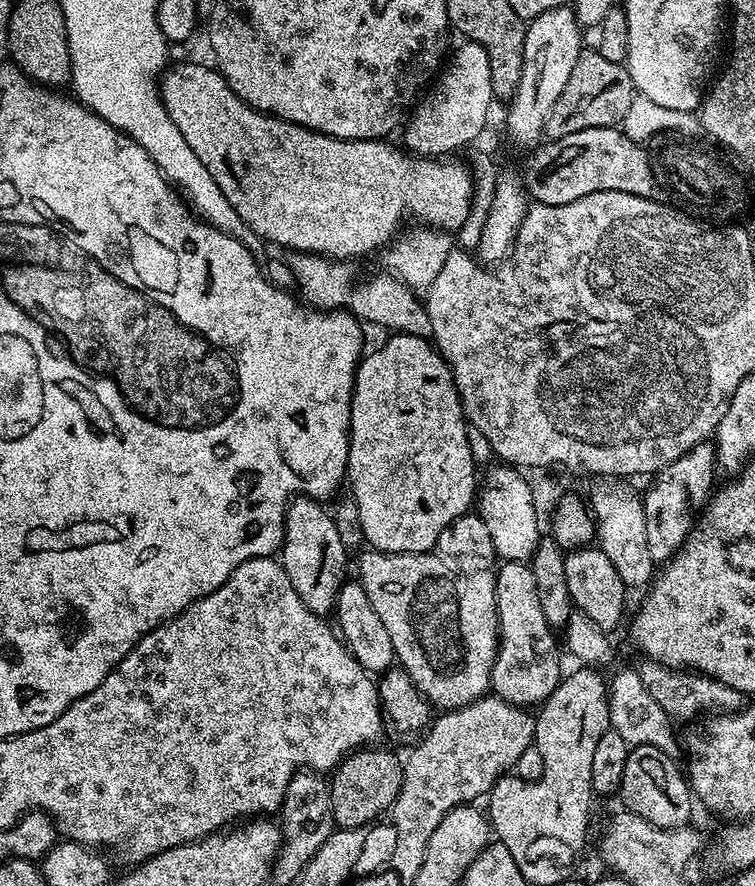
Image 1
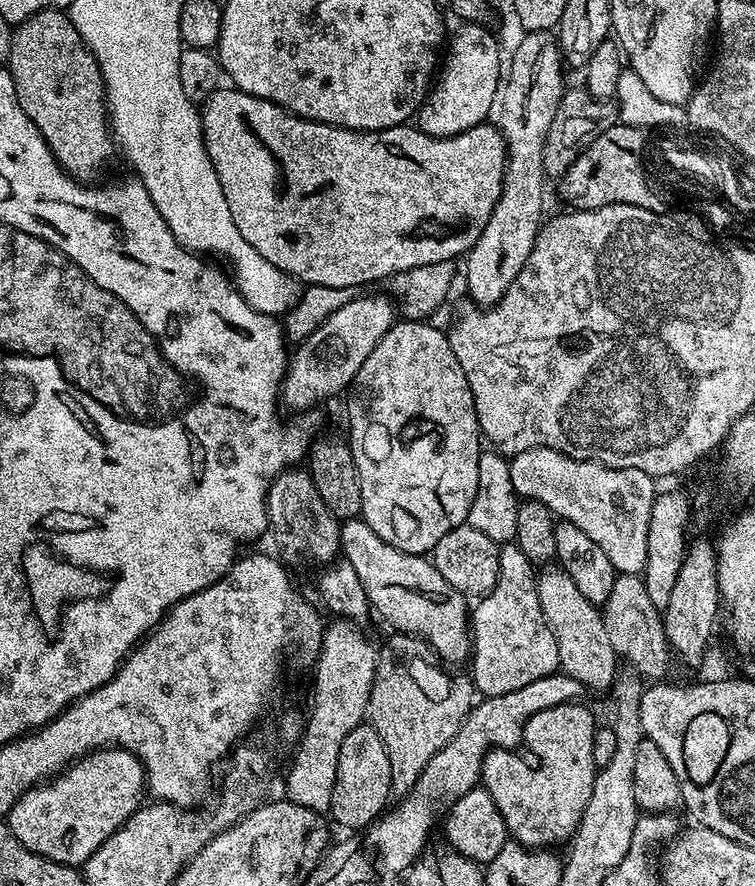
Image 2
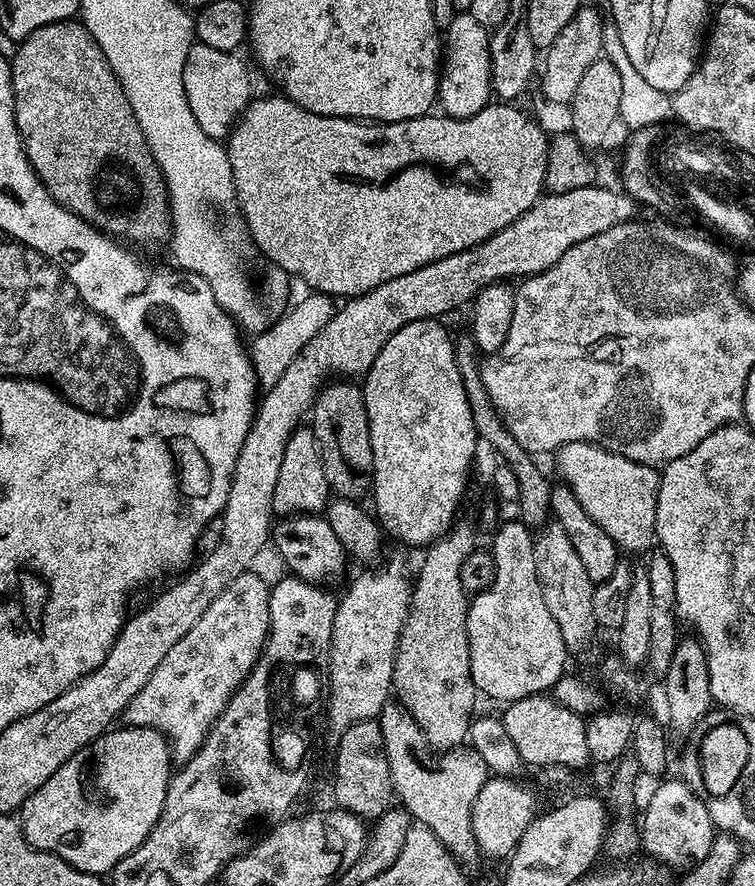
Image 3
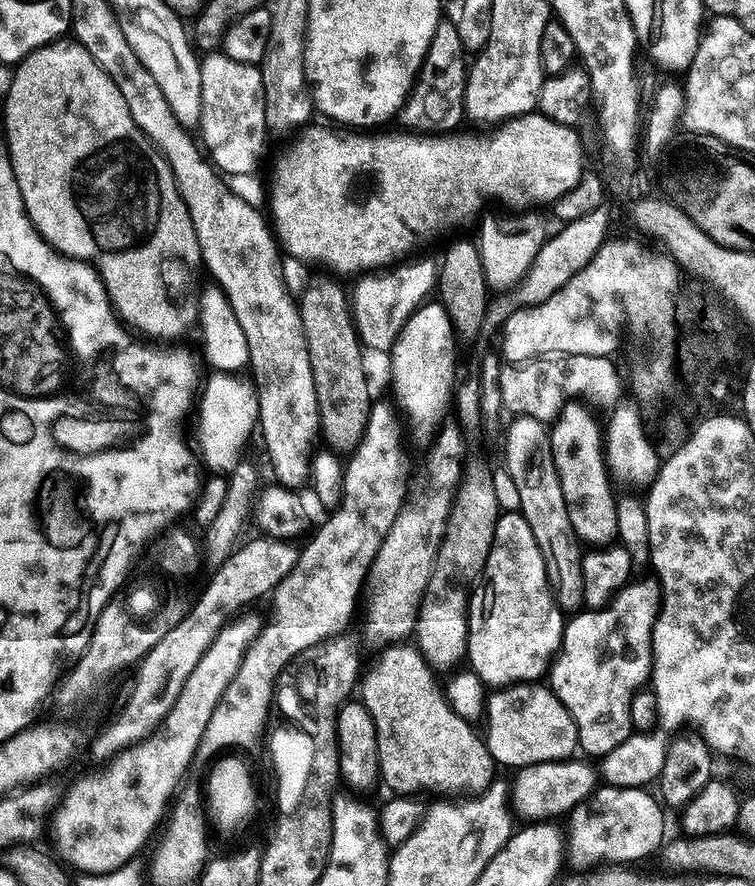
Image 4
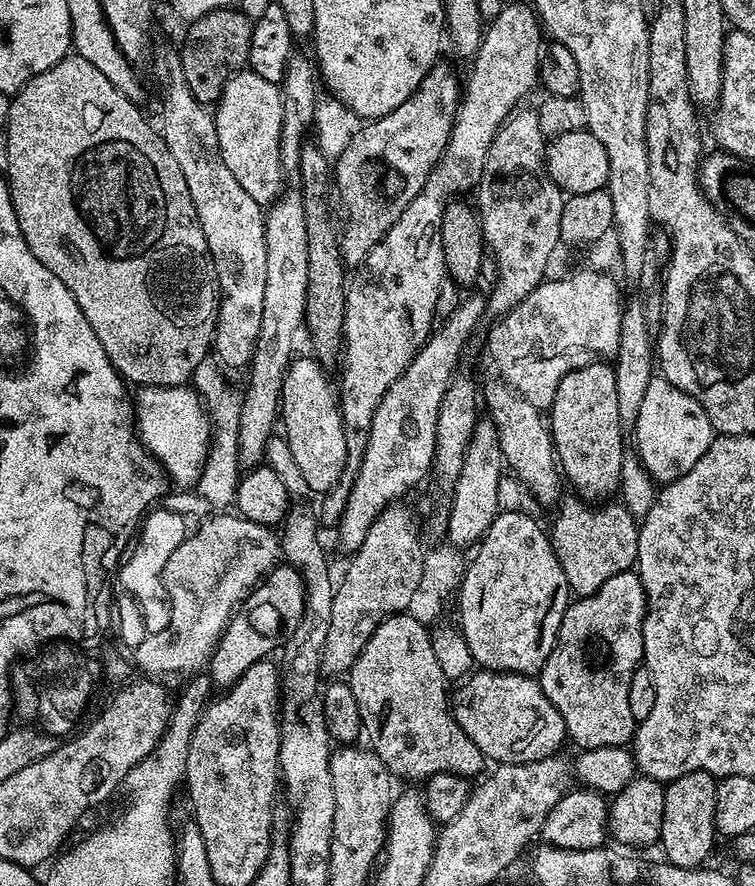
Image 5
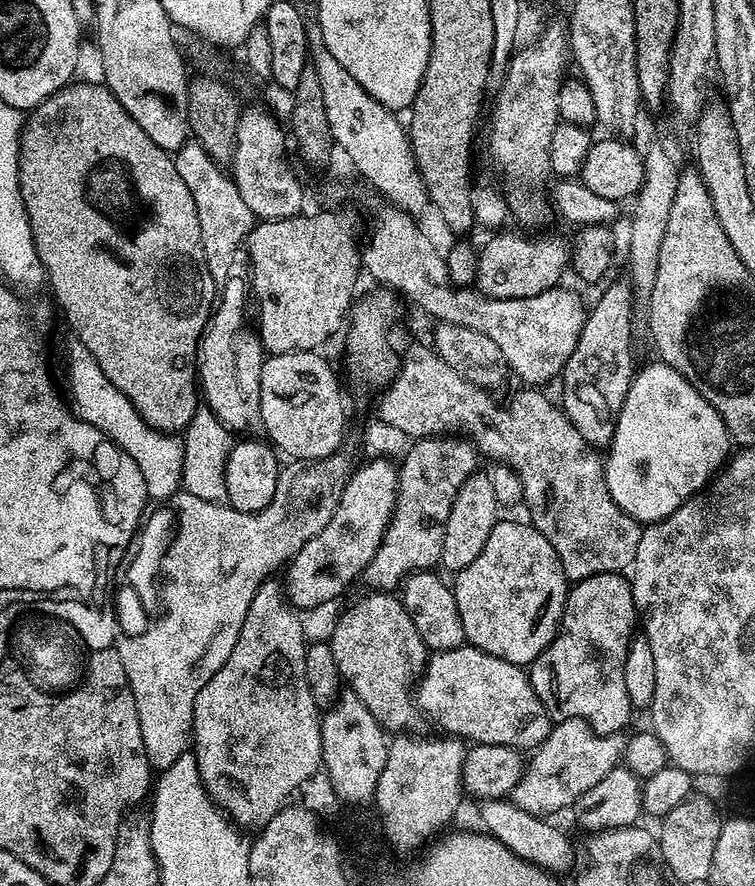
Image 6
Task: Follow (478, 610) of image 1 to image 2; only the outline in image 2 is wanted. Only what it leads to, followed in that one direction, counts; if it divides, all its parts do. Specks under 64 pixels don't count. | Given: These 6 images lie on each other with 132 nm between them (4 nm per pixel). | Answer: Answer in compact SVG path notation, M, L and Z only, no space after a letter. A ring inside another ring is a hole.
M362 518L341 523L340 546L343 559L358 570L358 578L362 578L362 586L375 615L377 612L392 630L419 638L425 645L428 643L445 660L445 665L460 664L463 660L465 663L469 659L469 601L443 580L431 559L399 552L382 542Z

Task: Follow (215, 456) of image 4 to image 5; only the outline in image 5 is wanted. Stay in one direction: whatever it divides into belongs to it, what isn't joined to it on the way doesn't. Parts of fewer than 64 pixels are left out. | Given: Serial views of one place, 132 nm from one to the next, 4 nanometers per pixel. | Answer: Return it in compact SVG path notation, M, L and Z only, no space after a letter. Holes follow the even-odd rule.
M144 386L139 389L139 392L140 397L134 400L134 428L141 445L150 453L153 461L163 469L167 479L169 476L178 487L191 489L203 470L211 439L210 422L206 417L205 405L201 397L188 386L171 388Z

